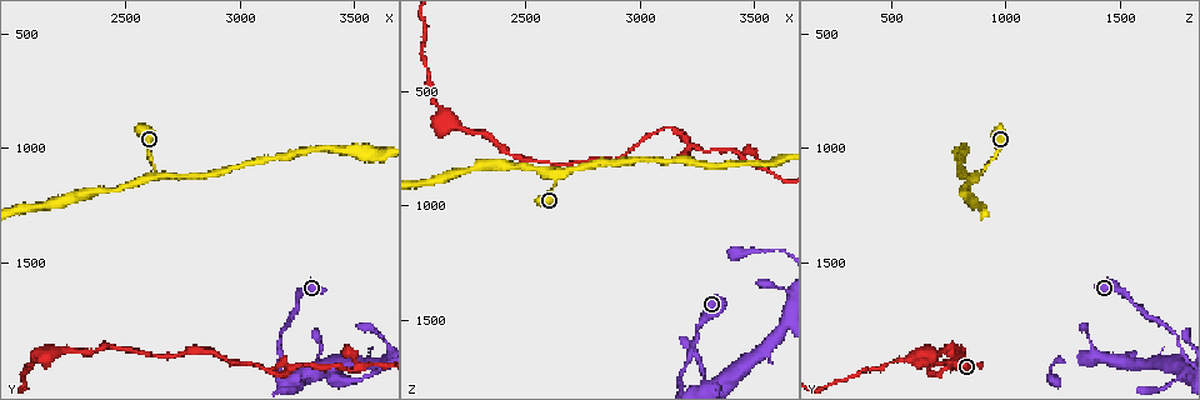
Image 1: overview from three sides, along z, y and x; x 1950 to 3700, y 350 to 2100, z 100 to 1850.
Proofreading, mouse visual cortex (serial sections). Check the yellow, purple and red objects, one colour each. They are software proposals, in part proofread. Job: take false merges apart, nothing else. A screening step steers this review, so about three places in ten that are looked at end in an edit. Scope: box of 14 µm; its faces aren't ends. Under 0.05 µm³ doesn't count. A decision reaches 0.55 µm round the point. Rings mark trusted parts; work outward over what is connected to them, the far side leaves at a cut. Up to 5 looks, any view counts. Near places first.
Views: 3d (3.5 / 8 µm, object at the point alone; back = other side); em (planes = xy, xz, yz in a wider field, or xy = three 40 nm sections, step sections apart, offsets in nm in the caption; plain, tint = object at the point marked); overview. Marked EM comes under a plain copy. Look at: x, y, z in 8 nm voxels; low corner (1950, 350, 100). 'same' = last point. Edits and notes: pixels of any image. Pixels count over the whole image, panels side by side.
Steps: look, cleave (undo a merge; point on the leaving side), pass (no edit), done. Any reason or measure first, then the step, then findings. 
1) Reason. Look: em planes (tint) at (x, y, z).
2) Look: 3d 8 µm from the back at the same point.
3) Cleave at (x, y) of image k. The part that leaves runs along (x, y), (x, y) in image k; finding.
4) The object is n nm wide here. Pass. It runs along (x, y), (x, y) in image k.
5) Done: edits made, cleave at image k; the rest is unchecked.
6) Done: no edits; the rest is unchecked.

Abrupt turn. Look: 3d 3.5 µm at (2640, 1120, 890).

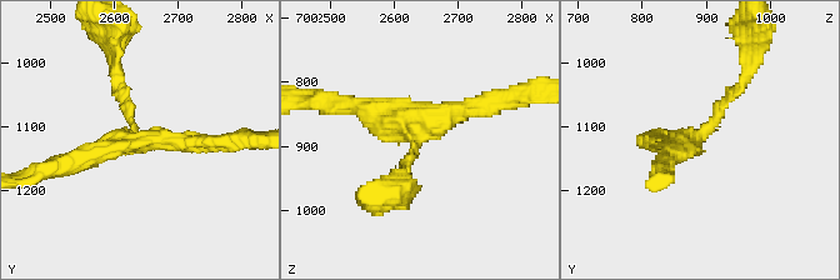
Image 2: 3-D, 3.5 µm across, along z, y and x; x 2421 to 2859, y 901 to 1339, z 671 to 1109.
3 arms meet here; the arms are 150, 250, 300 nm wide. Look: em xy step 3 (tint) at (2640, 1120, 890).

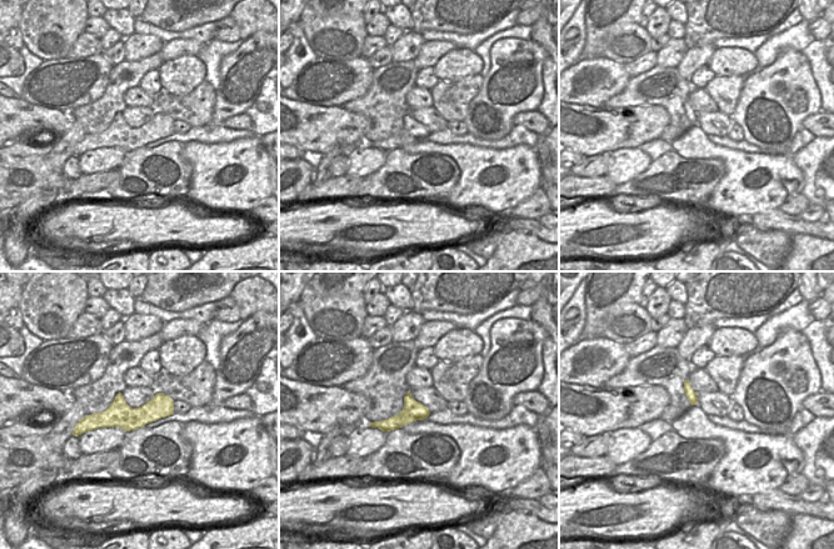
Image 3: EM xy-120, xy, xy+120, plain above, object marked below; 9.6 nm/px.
Pass. It runs along (399, 186), (433, 121), (490, 103) in image 2; all the same cell.

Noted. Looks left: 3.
Sudden change in width. Look: 3d 3.5 µm at (2100, 1920, 560).

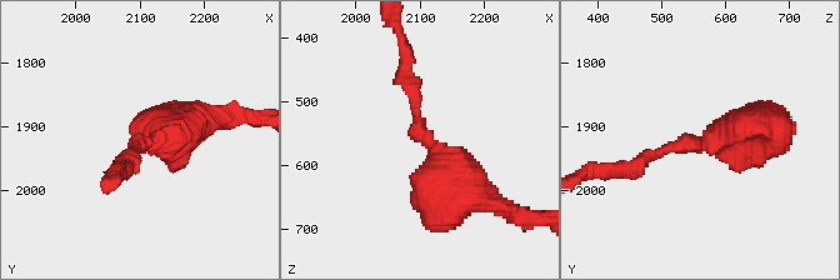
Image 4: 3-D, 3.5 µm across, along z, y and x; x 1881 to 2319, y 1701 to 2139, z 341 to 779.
The arms are 150, 600 nm wide. Look: em planes (tint) at (2110, 1925, 555).

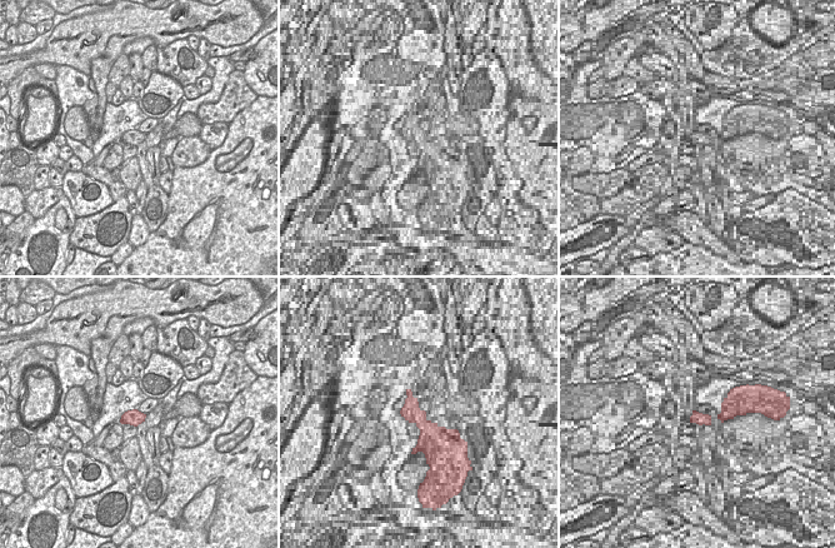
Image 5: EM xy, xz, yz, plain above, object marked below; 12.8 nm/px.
Pass. It runs along (475, 195), (418, 129), (406, 68) in image 4; continuous, no second cell.

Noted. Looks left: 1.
Done: no edits; the rest is unchecked.

